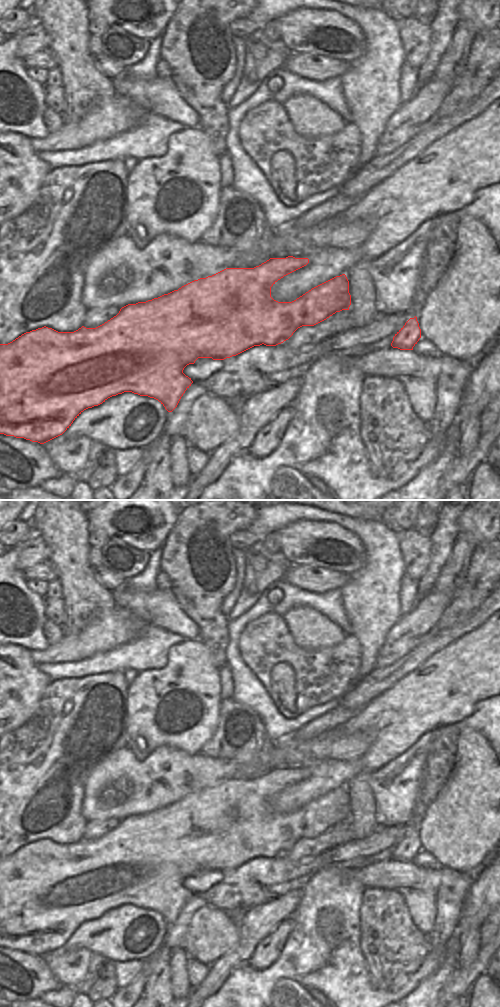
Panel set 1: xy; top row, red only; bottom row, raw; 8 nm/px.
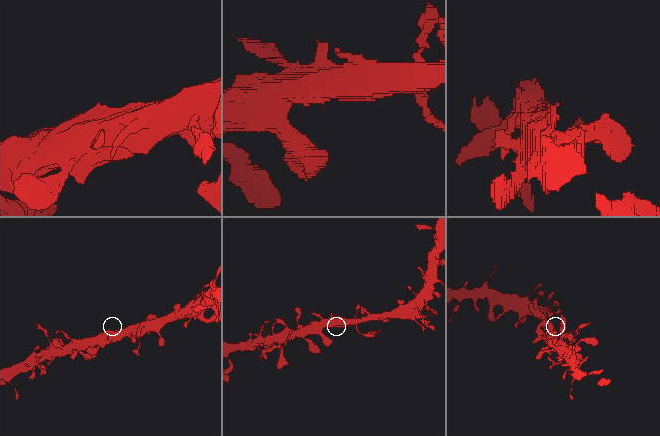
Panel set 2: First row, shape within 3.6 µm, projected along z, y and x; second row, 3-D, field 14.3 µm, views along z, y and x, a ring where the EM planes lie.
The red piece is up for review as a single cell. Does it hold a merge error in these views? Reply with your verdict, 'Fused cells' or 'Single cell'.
Single cell

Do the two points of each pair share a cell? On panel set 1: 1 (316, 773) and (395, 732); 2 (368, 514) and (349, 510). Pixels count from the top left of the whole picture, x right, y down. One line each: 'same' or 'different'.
1: same
2: same

